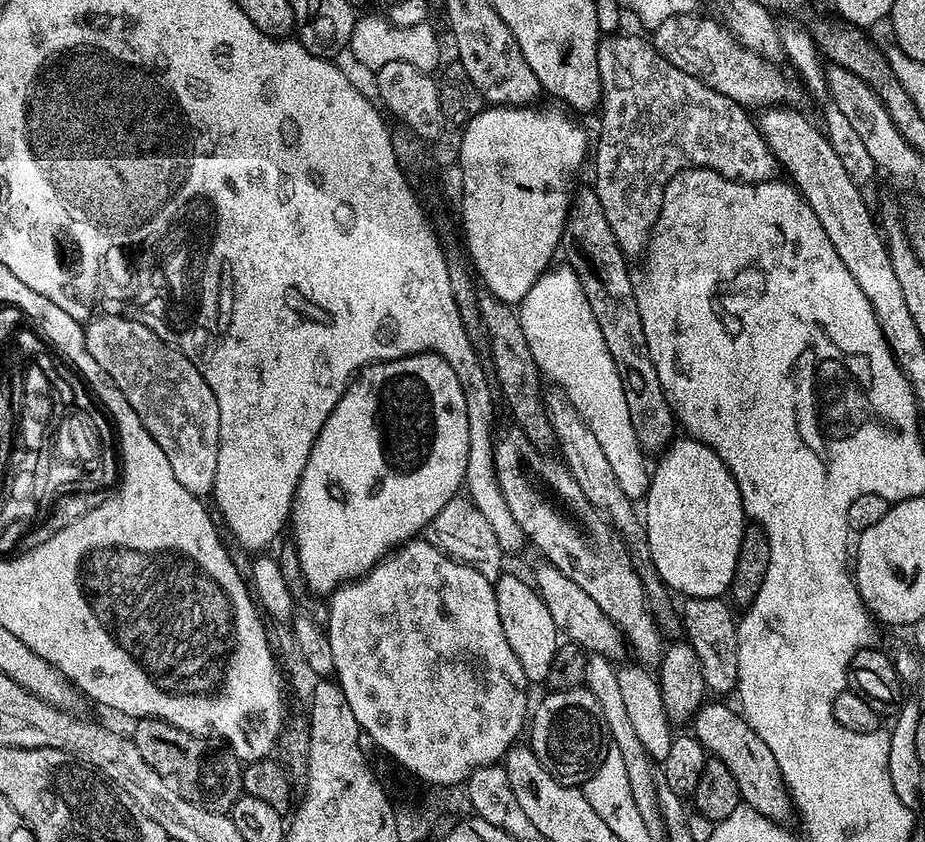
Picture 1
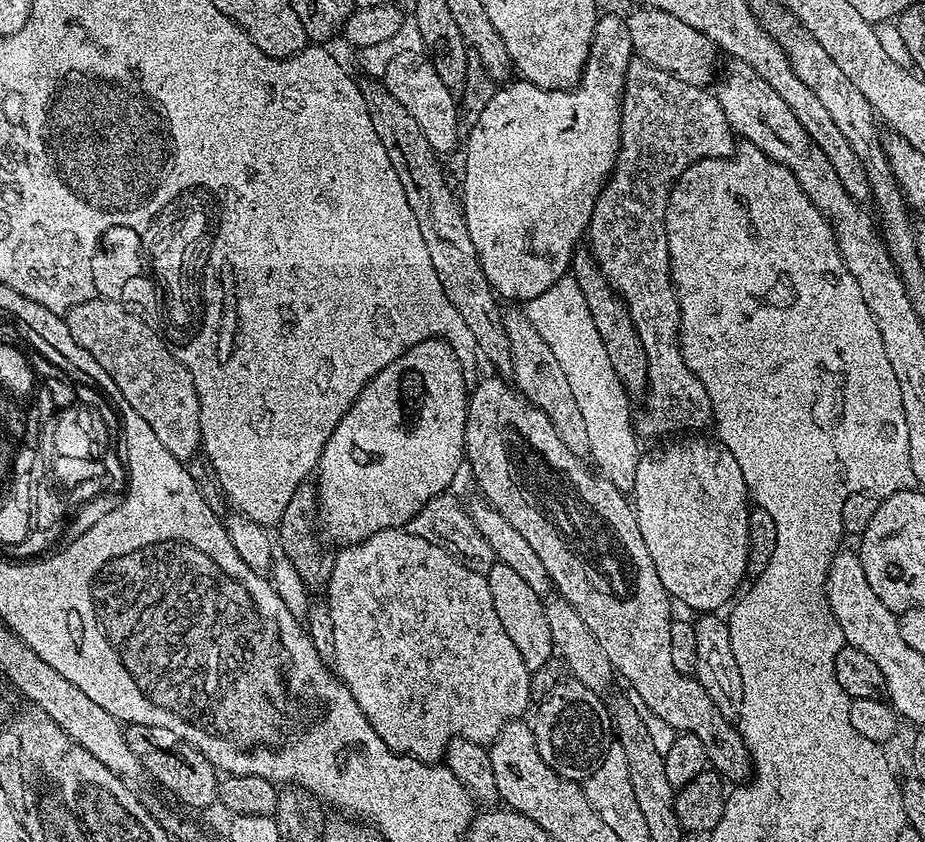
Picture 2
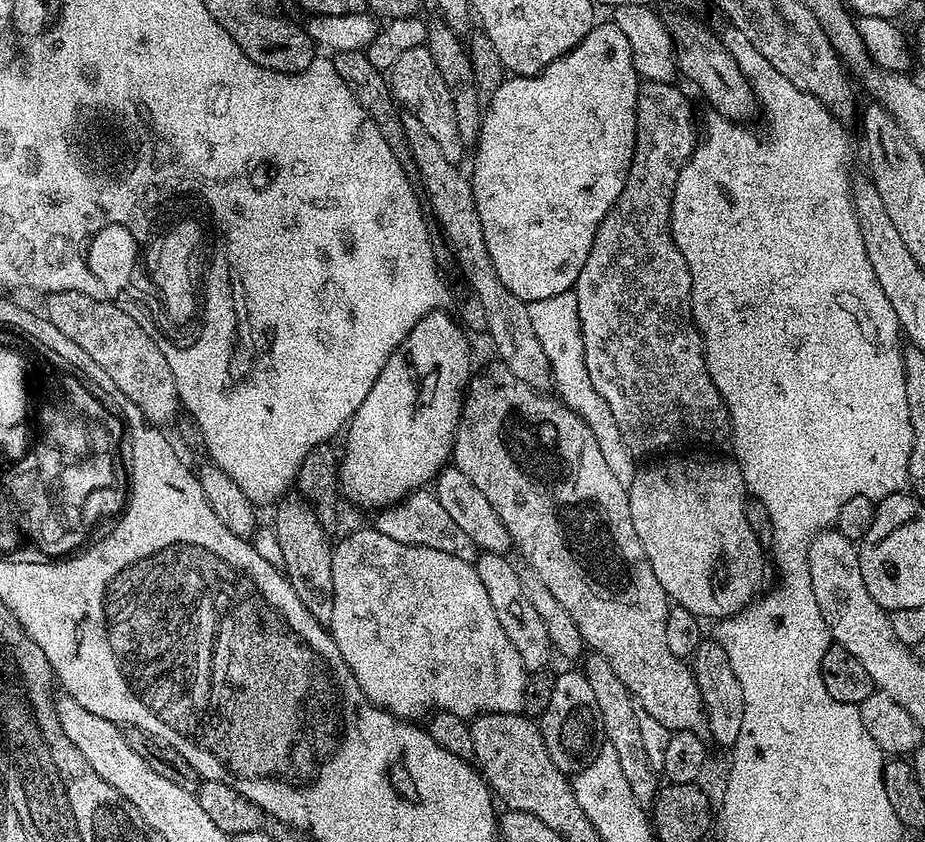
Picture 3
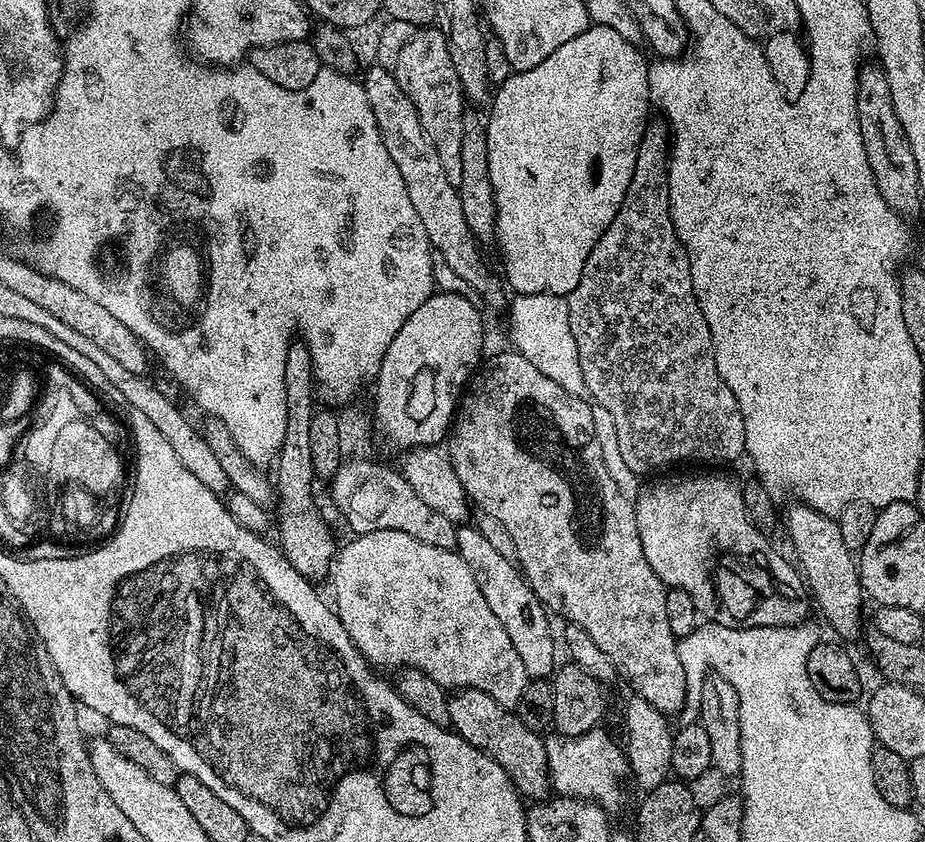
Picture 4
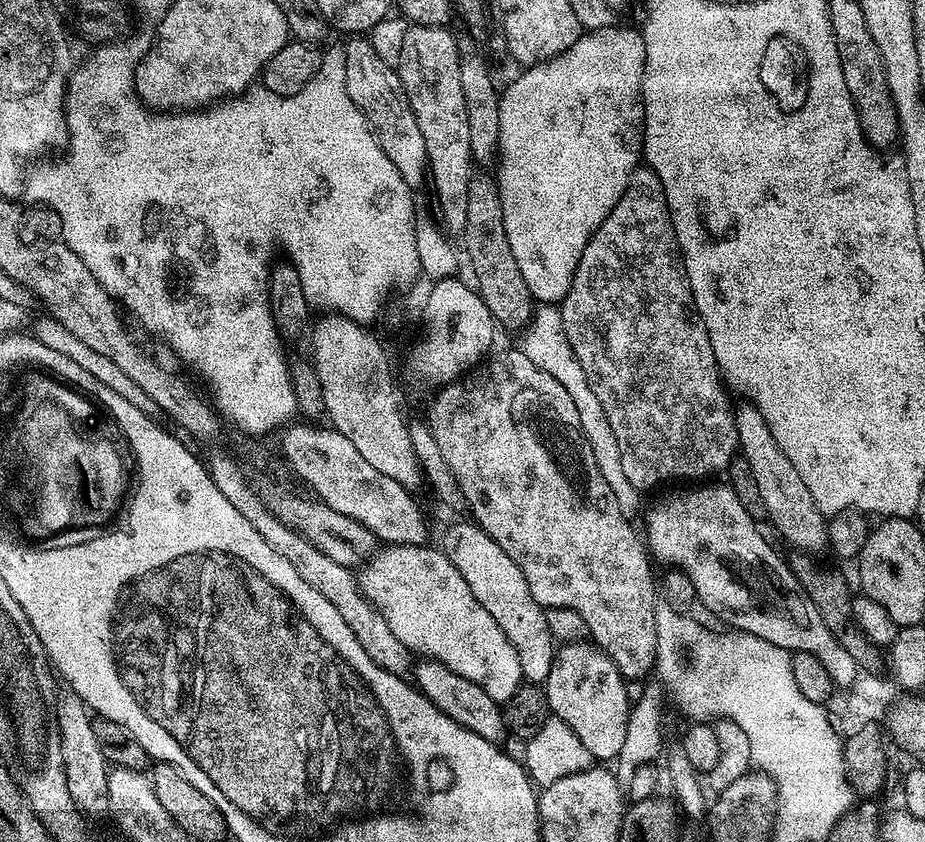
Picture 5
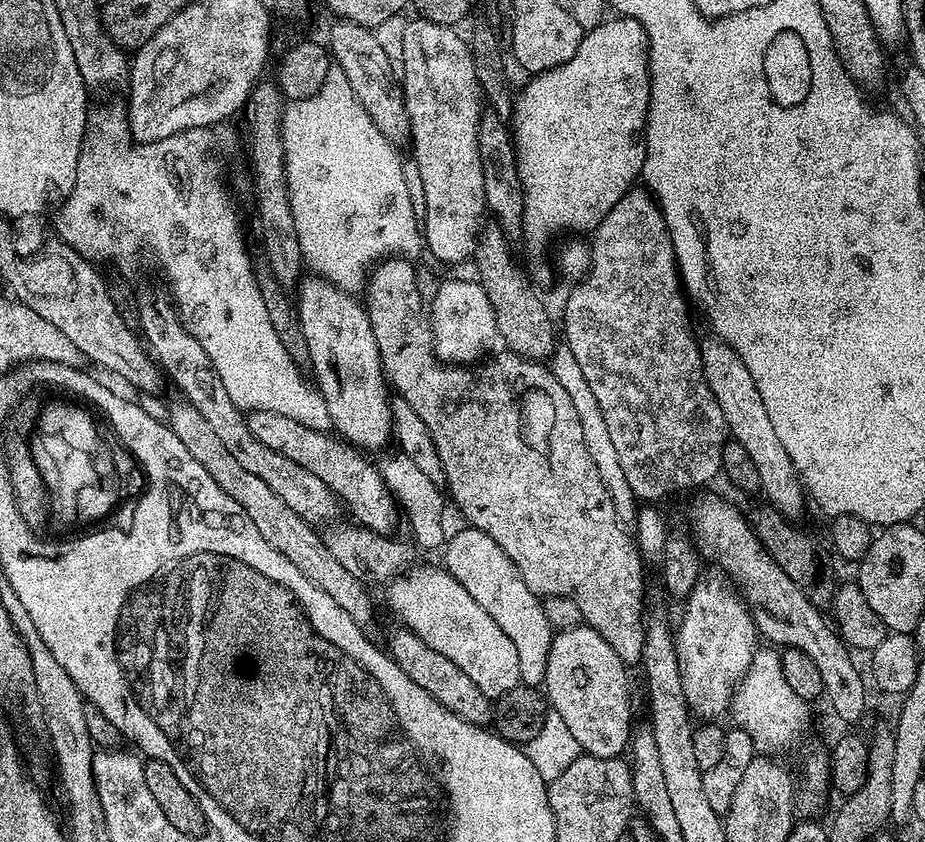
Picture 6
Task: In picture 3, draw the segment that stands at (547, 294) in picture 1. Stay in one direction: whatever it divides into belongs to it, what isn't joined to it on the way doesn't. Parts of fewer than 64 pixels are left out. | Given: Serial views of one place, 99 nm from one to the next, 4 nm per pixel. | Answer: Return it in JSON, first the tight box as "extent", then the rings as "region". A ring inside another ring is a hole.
{"extent":[528,291,638,486],"region":[[[575,291],[554,294],[554,298],[531,301],[528,304],[528,313],[530,322],[534,322],[538,342],[542,342],[546,358],[552,367],[555,395],[564,401],[566,407],[577,412],[586,422],[586,426],[590,426],[590,430],[594,430],[594,438],[598,438],[598,447],[603,450],[610,470],[614,470],[614,478],[618,478],[618,482],[626,486],[631,484],[633,476],[638,471],[637,465],[632,465],[633,457],[620,441],[618,426],[614,418],[609,416],[606,402],[590,382],[584,364],[576,364],[576,348],[584,348],[584,343],[580,333]]]}

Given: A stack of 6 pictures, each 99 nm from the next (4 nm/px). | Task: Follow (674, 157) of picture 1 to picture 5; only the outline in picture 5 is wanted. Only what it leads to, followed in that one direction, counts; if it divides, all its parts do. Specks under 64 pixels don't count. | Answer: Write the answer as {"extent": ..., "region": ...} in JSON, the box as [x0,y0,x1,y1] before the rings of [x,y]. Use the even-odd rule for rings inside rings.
{"extent":[559,166,740,490],"region":[[[637,166],[630,174],[630,182],[626,186],[626,194],[622,194],[622,198],[618,202],[618,206],[614,206],[614,210],[610,210],[610,214],[602,222],[602,226],[598,226],[598,230],[590,238],[590,242],[586,242],[586,250],[582,250],[582,258],[578,262],[578,270],[574,274],[574,282],[570,286],[570,290],[566,294],[566,298],[559,305],[562,314],[562,326],[566,330],[566,338],[572,347],[572,355],[578,362],[582,362],[582,370],[586,370],[586,382],[590,382],[590,390],[594,390],[594,395],[598,398],[598,402],[602,402],[602,410],[606,410],[606,422],[610,422],[610,430],[614,430],[614,438],[618,442],[618,450],[622,450],[622,471],[626,474],[630,486],[647,490],[655,484],[664,484],[667,480],[684,480],[680,482],[688,482],[691,476],[704,476],[700,478],[708,478],[711,472],[723,473],[733,460],[737,459],[740,439],[738,438],[738,430],[736,429],[736,414],[734,404],[728,401],[730,397],[729,389],[726,387],[725,381],[720,374],[720,367],[716,365],[714,358],[714,350],[710,346],[710,334],[706,334],[706,322],[702,322],[702,314],[698,314],[698,306],[694,302],[694,294],[690,290],[690,282],[686,274],[686,266],[684,265],[684,256],[680,253],[680,244],[676,240],[676,231],[672,225],[672,211],[666,206],[666,190],[662,190],[662,182],[658,182],[658,178],[654,174],[654,170],[650,166]]]}

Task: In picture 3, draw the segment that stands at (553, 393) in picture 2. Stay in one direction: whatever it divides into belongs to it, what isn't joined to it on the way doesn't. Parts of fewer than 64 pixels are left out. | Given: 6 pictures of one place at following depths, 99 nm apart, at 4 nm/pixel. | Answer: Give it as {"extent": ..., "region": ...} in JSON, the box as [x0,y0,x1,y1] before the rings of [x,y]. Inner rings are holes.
{"extent":[403,115,553,390],"region":[[[405,115],[403,117],[404,122],[404,138],[408,141],[408,155],[410,157],[411,163],[416,163],[416,172],[418,175],[420,175],[420,184],[419,187],[422,189],[424,187],[423,195],[426,197],[426,204],[427,207],[430,209],[432,207],[432,212],[434,215],[436,215],[436,220],[438,223],[440,223],[440,228],[442,231],[444,231],[444,236],[446,239],[448,239],[448,244],[450,247],[452,247],[452,252],[454,255],[456,255],[456,264],[458,267],[460,267],[461,272],[464,274],[464,280],[466,283],[469,284],[470,287],[472,287],[472,292],[474,295],[476,295],[476,300],[478,303],[480,303],[480,312],[482,315],[484,315],[484,324],[486,327],[488,327],[488,336],[490,339],[492,339],[492,344],[494,347],[496,347],[496,352],[498,355],[499,363],[504,364],[510,371],[512,371],[514,374],[518,374],[518,378],[522,378],[522,382],[526,382],[530,385],[532,388],[538,388],[541,390],[548,390],[553,387],[553,380],[552,380],[552,367],[550,366],[550,362],[546,358],[546,350],[542,346],[542,342],[538,342],[538,334],[534,330],[534,322],[530,322],[530,314],[528,313],[528,304],[525,303],[525,301],[520,300],[518,298],[518,294],[510,294],[510,290],[506,290],[506,285],[503,284],[502,278],[498,278],[498,270],[494,270],[494,262],[490,262],[490,250],[486,250],[486,238],[482,234],[482,222],[478,218],[478,206],[474,206],[474,194],[472,193],[472,182],[471,179],[467,175],[464,176],[459,171],[461,170],[457,165],[452,164],[443,156],[442,149],[438,146],[438,142],[434,142],[434,138],[430,138],[430,134],[426,134],[426,130],[422,126],[422,122],[418,122],[418,118],[414,118],[413,116]]]}

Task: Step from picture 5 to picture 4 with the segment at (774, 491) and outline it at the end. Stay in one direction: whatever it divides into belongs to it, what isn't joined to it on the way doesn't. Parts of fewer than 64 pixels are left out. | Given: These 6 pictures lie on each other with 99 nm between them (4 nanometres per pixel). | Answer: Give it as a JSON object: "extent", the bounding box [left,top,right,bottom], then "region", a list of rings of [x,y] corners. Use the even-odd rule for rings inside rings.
{"extent":[788,502,866,640],"region":[[[803,502],[788,508],[788,540],[796,551],[795,563],[802,573],[811,599],[824,611],[826,619],[840,636],[852,640],[860,632],[860,607],[866,601],[860,587],[860,570],[857,557],[842,539],[839,519],[819,512]]]}

